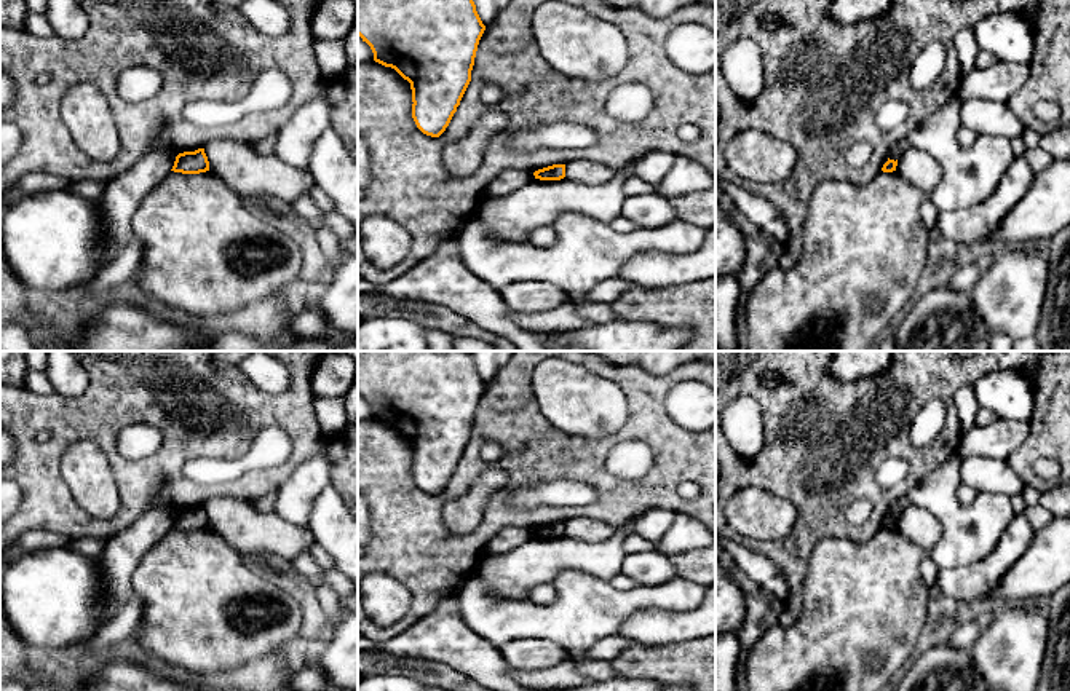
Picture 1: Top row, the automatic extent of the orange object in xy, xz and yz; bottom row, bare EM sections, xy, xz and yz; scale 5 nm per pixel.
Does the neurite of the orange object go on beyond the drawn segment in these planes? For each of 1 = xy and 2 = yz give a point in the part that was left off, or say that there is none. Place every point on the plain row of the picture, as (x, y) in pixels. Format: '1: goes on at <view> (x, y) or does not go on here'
1: does not go on here
2: does not go on here

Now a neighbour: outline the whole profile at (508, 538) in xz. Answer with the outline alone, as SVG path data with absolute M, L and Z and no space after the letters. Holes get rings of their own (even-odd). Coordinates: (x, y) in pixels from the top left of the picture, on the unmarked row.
M508 527L501 528L492 539L485 544L484 554L503 554L508 552L535 536L533 530Z

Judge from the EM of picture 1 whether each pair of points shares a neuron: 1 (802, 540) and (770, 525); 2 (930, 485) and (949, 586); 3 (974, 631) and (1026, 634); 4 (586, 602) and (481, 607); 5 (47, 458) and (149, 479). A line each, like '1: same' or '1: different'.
1: different
2: different
3: different
4: same
5: same

